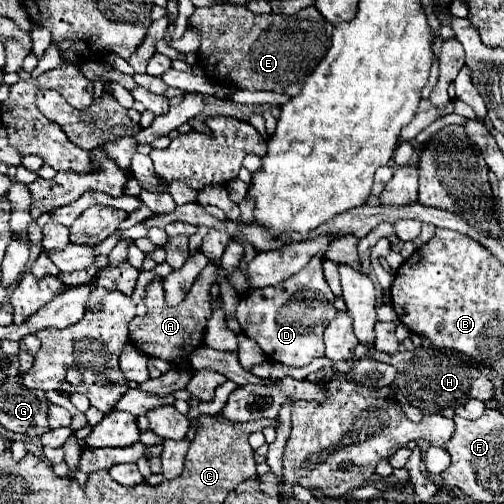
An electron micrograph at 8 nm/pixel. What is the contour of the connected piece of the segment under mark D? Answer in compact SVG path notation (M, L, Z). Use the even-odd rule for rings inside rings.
M311 258L311 262L303 270L299 270L295 276L287 278L279 286L267 286L267 288L261 288L261 290L251 290L239 300L237 320L241 322L243 334L253 338L271 362L281 362L285 366L297 368L297 366L307 366L313 358L325 356L323 330L331 322L331 318L335 318L337 310L335 310L335 304L333 304L335 294L331 292L331 288L327 286L327 282L323 278L321 260L323 258Z

